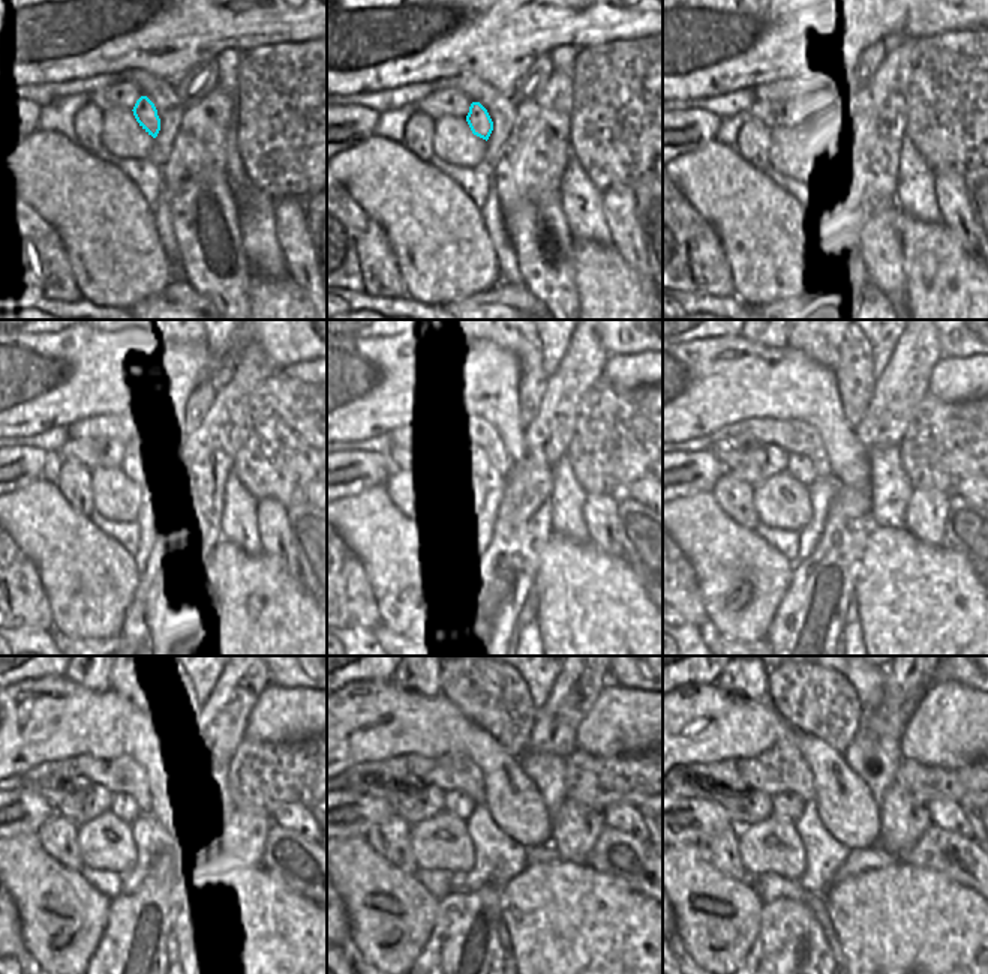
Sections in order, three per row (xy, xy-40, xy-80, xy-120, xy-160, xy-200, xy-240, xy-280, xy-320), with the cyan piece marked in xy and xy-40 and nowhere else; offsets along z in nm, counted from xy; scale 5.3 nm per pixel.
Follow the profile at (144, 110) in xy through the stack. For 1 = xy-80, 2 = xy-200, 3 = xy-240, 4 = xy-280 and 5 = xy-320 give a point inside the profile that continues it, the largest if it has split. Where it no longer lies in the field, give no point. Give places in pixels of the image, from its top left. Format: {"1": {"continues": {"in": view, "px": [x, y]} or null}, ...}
{"1": {"continues": {"in": "xy-80", "px": [814, 120]}}, "2": {"continues": {"in": "xy-200", "px": [799, 467]}}, "3": {"continues": {"in": "xy-240", "px": [123, 805]}}, "4": {"continues": {"in": "xy-280", "px": [458, 803]}}, "5": {"continues": {"in": "xy-320", "px": [789, 806]}}}

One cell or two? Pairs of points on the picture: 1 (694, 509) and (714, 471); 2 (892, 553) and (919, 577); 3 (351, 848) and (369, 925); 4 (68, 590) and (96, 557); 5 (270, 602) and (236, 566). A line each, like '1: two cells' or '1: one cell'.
1: two cells
2: one cell
3: one cell
4: one cell
5: one cell

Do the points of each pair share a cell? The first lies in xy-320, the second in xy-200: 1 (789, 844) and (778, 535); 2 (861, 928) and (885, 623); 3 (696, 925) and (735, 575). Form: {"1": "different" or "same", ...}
{"1": "different", "2": "same", "3": "same"}

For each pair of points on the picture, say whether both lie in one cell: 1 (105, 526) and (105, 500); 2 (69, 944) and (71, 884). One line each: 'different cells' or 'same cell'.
1: different cells
2: same cell

